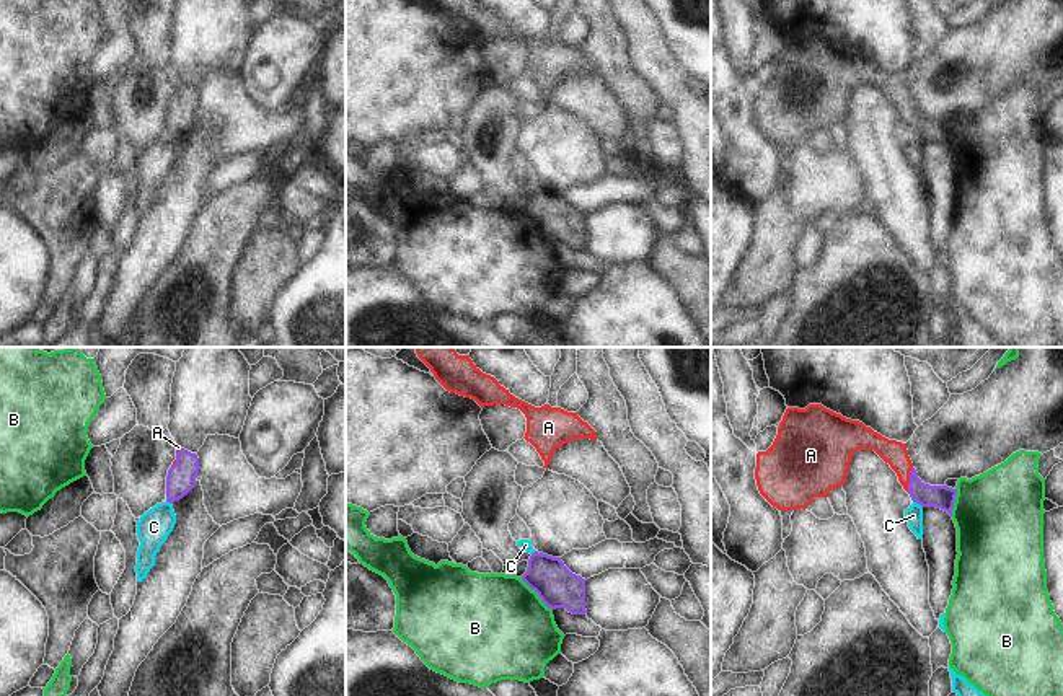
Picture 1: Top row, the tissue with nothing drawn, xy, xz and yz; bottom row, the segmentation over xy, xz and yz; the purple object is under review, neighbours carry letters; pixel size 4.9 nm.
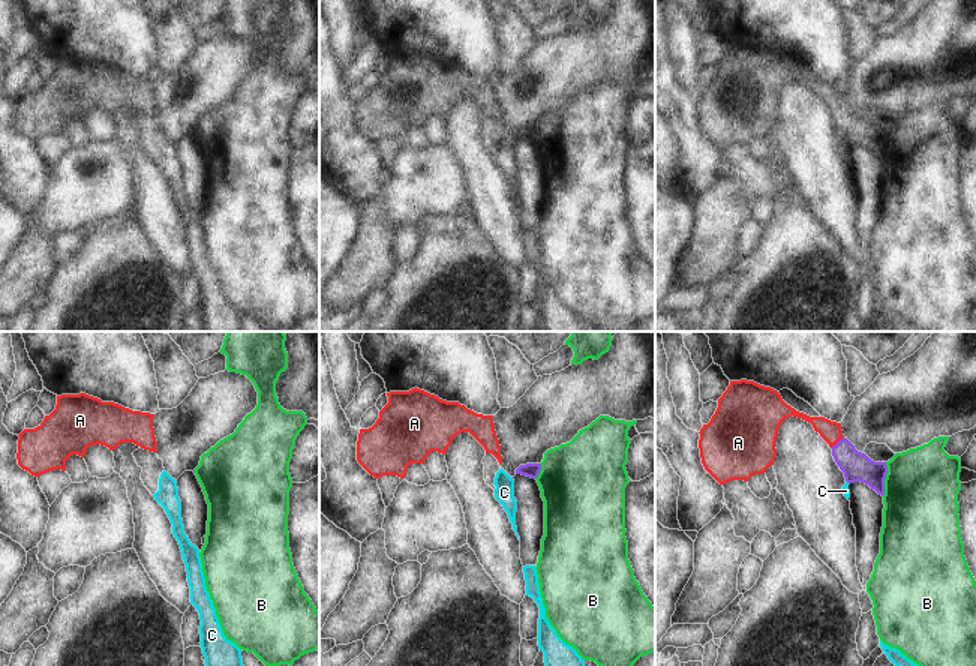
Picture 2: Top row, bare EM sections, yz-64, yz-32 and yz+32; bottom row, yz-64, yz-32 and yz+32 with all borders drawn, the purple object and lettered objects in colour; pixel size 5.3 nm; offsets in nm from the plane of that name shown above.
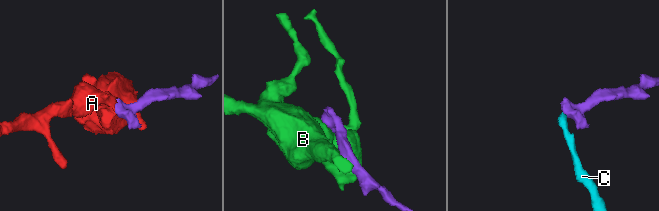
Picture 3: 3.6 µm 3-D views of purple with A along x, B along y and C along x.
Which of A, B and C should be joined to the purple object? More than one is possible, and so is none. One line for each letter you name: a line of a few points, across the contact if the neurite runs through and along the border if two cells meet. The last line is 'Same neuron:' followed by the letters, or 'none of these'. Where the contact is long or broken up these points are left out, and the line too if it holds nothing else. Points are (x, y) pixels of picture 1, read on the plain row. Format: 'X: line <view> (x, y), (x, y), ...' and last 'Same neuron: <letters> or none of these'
A: line yz (943, 132), (926, 131), (910, 114), (892, 87)
Same neuron: A

